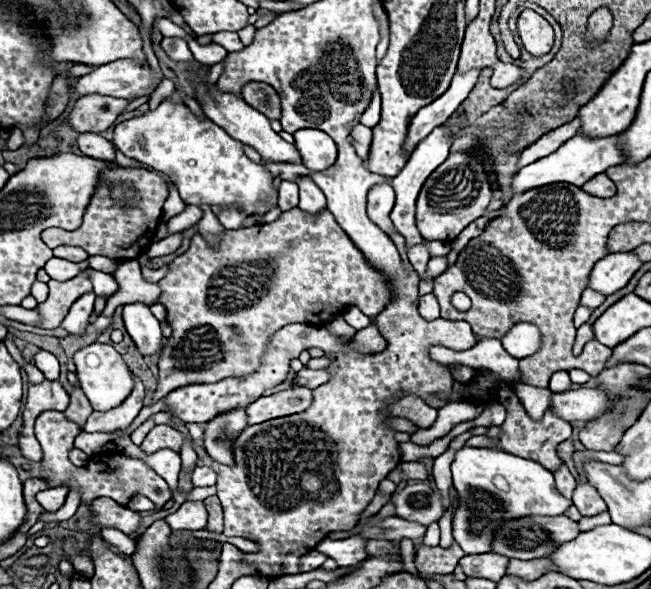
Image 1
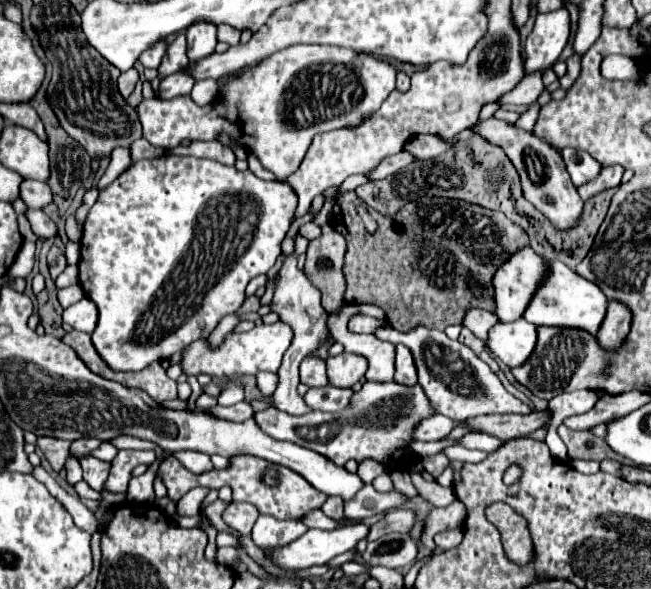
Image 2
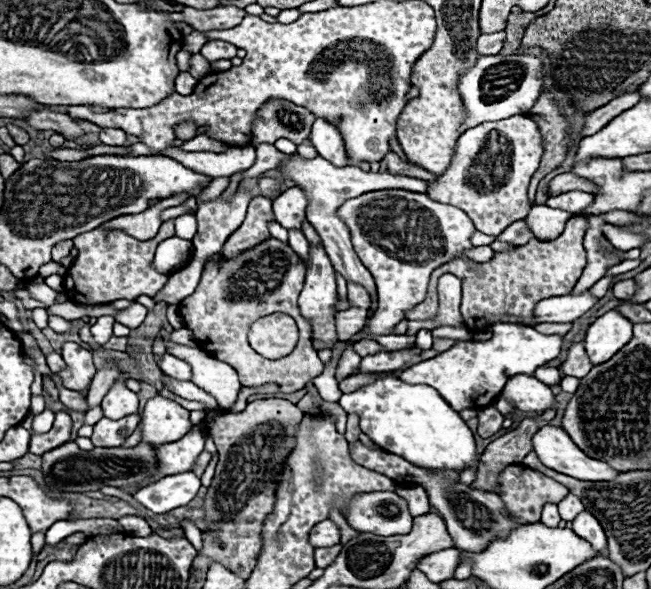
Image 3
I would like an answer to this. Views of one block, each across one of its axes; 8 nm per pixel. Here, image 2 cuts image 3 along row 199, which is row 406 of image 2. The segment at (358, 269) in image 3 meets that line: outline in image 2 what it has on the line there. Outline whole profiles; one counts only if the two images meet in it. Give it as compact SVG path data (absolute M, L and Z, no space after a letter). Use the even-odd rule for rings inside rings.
M324 386L324 388L310 388L304 396L304 402L312 410L320 412L342 412L350 406L350 398L354 396L352 388L334 388L334 386Z

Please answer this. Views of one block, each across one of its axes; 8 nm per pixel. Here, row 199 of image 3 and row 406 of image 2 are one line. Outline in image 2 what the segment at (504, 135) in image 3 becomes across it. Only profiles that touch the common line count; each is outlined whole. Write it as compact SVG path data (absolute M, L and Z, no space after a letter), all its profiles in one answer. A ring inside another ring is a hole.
M418 326L410 332L398 332L394 328L381 327L374 335L383 341L396 342L408 346L414 354L414 362L418 368L418 382L426 396L430 398L430 404L436 412L446 414L454 422L464 422L466 418L480 416L480 414L530 414L530 408L512 396L498 376L490 370L486 362L482 362L468 346L464 346L458 340L450 340L440 330L430 330L424 326Z

